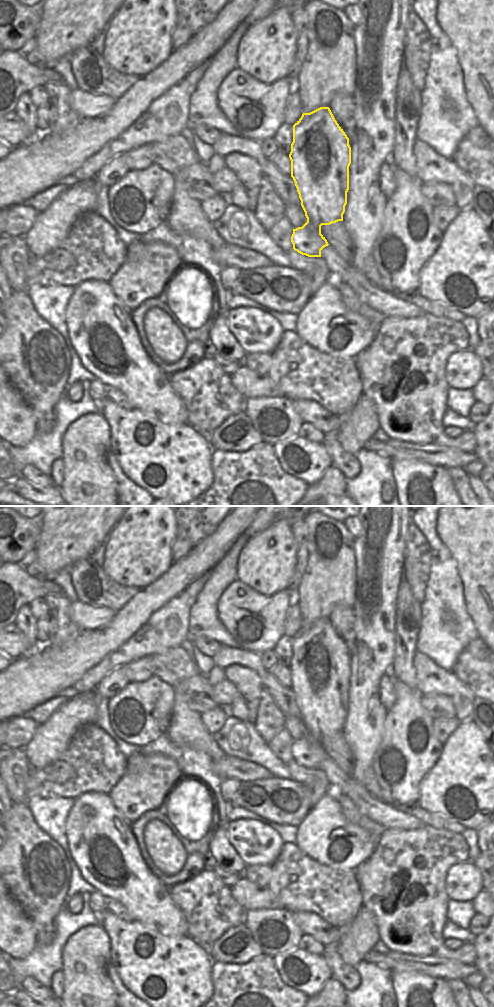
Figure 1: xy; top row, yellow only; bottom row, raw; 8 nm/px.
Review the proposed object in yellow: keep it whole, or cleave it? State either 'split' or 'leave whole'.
leave whole

